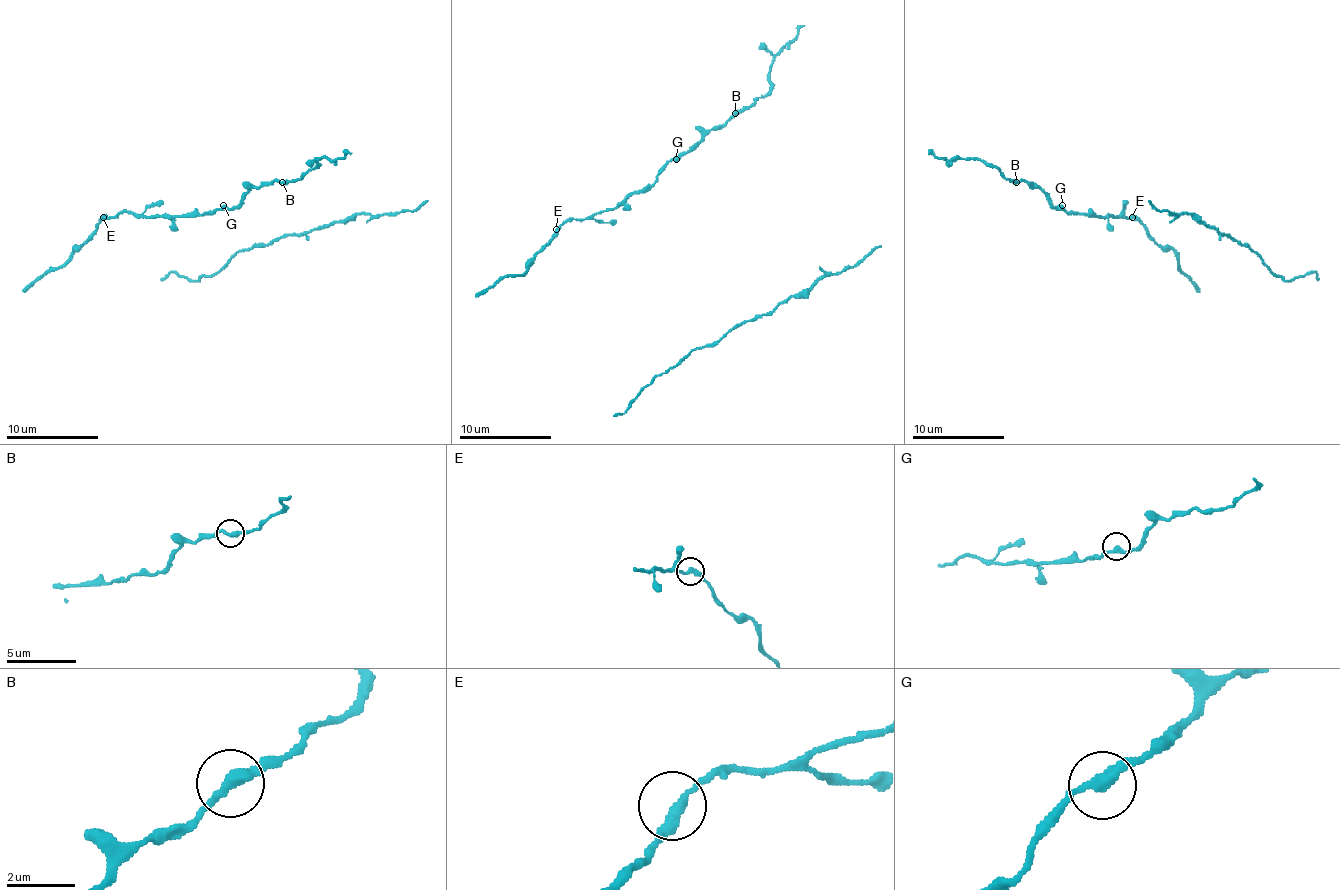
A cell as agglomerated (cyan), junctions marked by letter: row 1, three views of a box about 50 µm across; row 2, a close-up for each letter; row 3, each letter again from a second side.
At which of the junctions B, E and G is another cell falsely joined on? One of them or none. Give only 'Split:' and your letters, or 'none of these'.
Split: none of these

